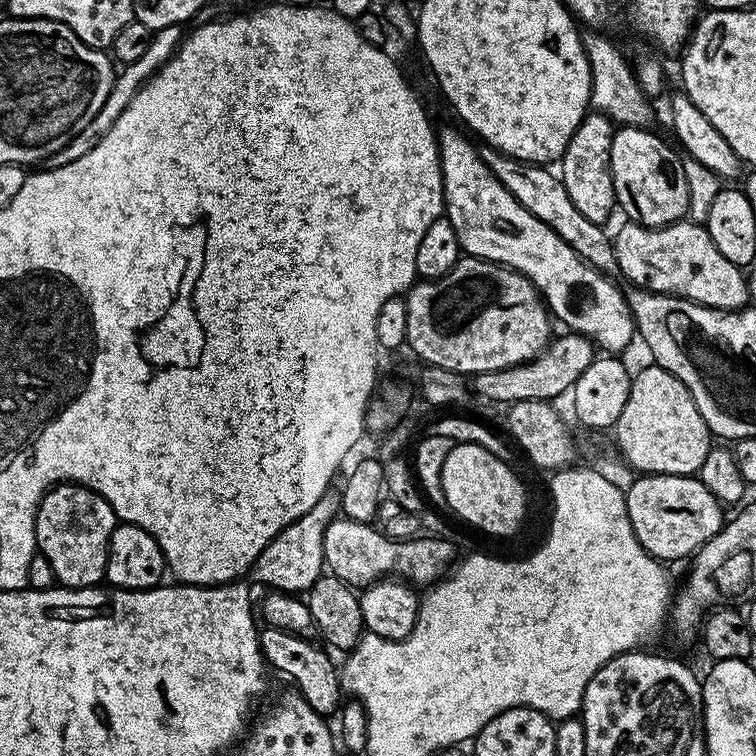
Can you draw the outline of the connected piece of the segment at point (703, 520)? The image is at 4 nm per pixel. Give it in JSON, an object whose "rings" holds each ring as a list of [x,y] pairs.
{"rings":[[[640,474],[635,478],[637,480],[626,488],[624,498],[630,526],[634,526],[634,534],[641,546],[657,560],[687,561],[724,527],[725,509],[696,476]]]}

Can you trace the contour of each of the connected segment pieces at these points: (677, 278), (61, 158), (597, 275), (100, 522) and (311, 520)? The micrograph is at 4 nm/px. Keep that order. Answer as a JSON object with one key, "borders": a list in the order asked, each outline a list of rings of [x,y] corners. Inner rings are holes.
{"borders":[[[[685,218],[668,224],[665,228],[648,228],[645,224],[624,222],[612,240],[612,249],[616,255],[616,267],[619,275],[624,275],[629,285],[644,288],[648,292],[665,292],[668,296],[681,296],[683,300],[692,300],[696,304],[705,304],[711,308],[739,310],[749,303],[748,281],[741,265],[722,258],[722,250],[714,246],[707,227],[703,223]]],[[[179,27],[174,28],[158,28],[151,33],[152,41],[145,46],[140,52],[137,60],[132,60],[124,69],[115,73],[112,81],[112,89],[106,98],[106,102],[102,102],[102,110],[98,110],[98,114],[94,114],[94,118],[90,118],[88,125],[82,130],[78,130],[78,134],[69,140],[66,146],[62,146],[60,151],[51,157],[51,167],[66,166],[72,164],[78,158],[82,158],[82,154],[90,154],[90,150],[94,150],[94,146],[101,140],[104,135],[114,126],[114,122],[118,122],[118,114],[122,114],[122,110],[126,110],[126,106],[134,98],[134,94],[138,94],[138,90],[154,75],[160,67],[176,53],[177,48],[182,43],[182,32]]],[[[440,128],[436,133],[436,145],[440,151],[440,169],[444,187],[444,211],[454,234],[458,234],[461,253],[476,256],[479,260],[489,260],[495,264],[505,264],[508,268],[520,272],[532,281],[532,285],[544,297],[544,303],[551,315],[565,324],[568,332],[578,332],[587,336],[593,345],[599,346],[608,354],[620,354],[620,351],[634,340],[634,321],[628,308],[628,297],[616,289],[616,284],[599,268],[593,268],[574,251],[546,222],[542,222],[490,170],[490,166],[480,156],[480,148],[467,140],[469,137],[456,128]]],[[[57,484],[36,507],[36,546],[39,555],[54,566],[57,585],[66,588],[94,588],[105,579],[108,570],[108,543],[118,521],[112,504],[105,496],[92,492],[83,484]]],[[[330,490],[302,514],[290,526],[286,526],[268,543],[266,550],[254,565],[254,576],[257,581],[265,585],[268,590],[286,592],[289,594],[304,594],[318,582],[320,576],[325,575],[324,543],[326,530],[341,515],[340,492]]]]}

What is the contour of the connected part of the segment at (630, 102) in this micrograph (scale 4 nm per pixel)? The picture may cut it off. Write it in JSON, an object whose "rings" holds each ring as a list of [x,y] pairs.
{"rings":[[[599,31],[588,32],[581,35],[581,40],[591,67],[591,107],[609,117],[615,125],[651,129],[654,126],[654,110],[649,102],[651,99],[639,84],[633,65],[628,64],[612,41],[596,33]]]}

